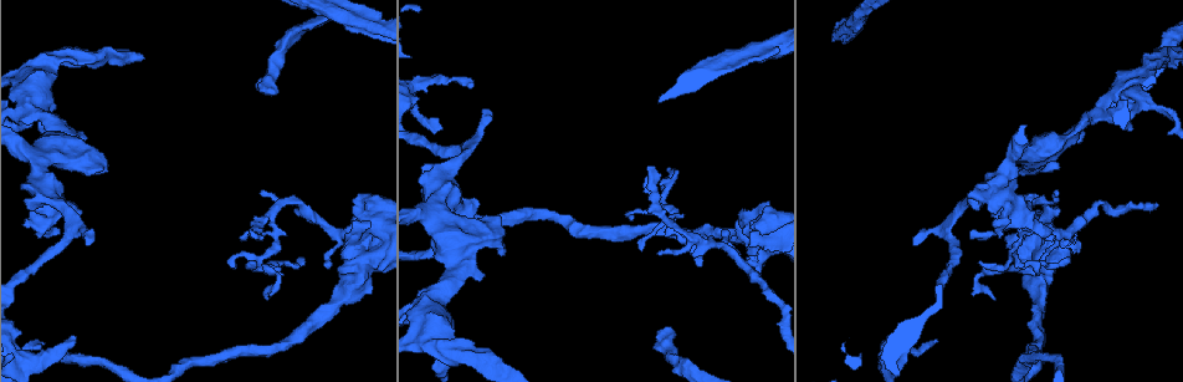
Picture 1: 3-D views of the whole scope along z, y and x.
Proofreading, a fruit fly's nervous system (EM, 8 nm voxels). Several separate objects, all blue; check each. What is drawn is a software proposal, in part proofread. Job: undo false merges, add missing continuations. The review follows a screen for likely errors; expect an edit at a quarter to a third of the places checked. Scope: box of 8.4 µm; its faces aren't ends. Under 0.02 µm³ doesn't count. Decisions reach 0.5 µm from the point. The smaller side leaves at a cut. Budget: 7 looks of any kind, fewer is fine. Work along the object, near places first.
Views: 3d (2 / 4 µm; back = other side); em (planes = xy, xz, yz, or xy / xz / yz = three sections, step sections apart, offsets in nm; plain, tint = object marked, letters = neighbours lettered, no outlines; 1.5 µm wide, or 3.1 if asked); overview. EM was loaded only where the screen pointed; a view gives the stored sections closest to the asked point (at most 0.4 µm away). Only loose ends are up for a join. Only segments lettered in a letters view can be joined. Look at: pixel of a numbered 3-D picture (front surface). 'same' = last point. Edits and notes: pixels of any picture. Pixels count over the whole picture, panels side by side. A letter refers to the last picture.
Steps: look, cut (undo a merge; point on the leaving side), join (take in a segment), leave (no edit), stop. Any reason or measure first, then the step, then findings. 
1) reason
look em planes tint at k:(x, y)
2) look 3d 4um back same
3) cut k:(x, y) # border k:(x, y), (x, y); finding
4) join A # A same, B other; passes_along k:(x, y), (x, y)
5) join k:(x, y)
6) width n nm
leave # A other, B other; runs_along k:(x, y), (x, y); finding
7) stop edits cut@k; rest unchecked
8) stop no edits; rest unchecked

sharp bend
look em planes letters at 1:(670, 222)

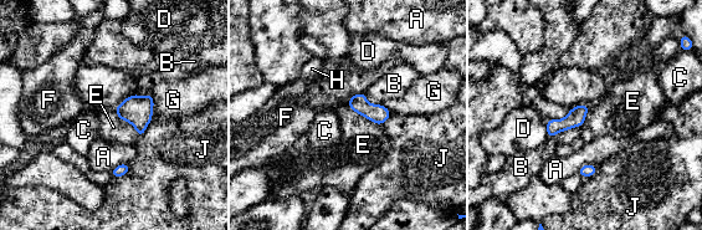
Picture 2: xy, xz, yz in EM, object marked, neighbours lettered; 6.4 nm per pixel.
longest_contact E 220 nm
leave # A other, B other, C other, D other, E other, F other, G other, H other, J other; border 2:(579, 126), (563, 129), (548, 137); all the same cell

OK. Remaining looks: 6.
tapers out
look em xz step 8 plain at 1:(268, 298)

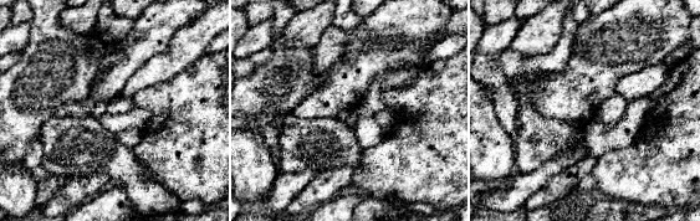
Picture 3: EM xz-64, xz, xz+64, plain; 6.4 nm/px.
what lies round it
look em xz step 8 letters same

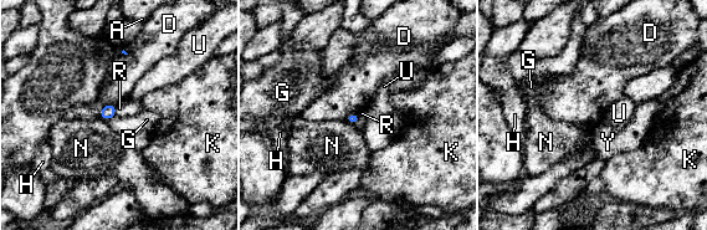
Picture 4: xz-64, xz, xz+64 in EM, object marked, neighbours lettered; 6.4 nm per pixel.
leave # A other, D other, G other, H other, K other, N other, R other, U other, Y other; border 4:(114, 106), (116, 116); no lettered segment goes on from it

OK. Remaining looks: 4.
four-way junction
look em planes letters at 1:(433, 322)

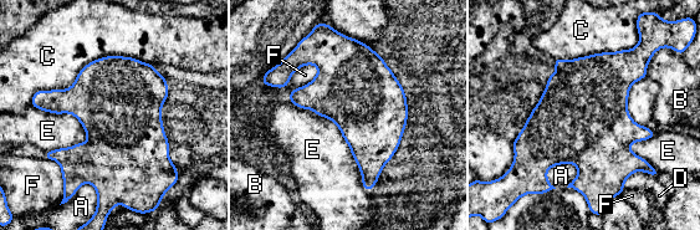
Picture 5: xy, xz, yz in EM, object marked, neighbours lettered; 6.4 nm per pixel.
width 550 nm; longest_contact C 850 nm
leave # A other, B other, C other, D other, E other, F other; all the same cell

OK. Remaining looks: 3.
stop no edits; rest unchecked

